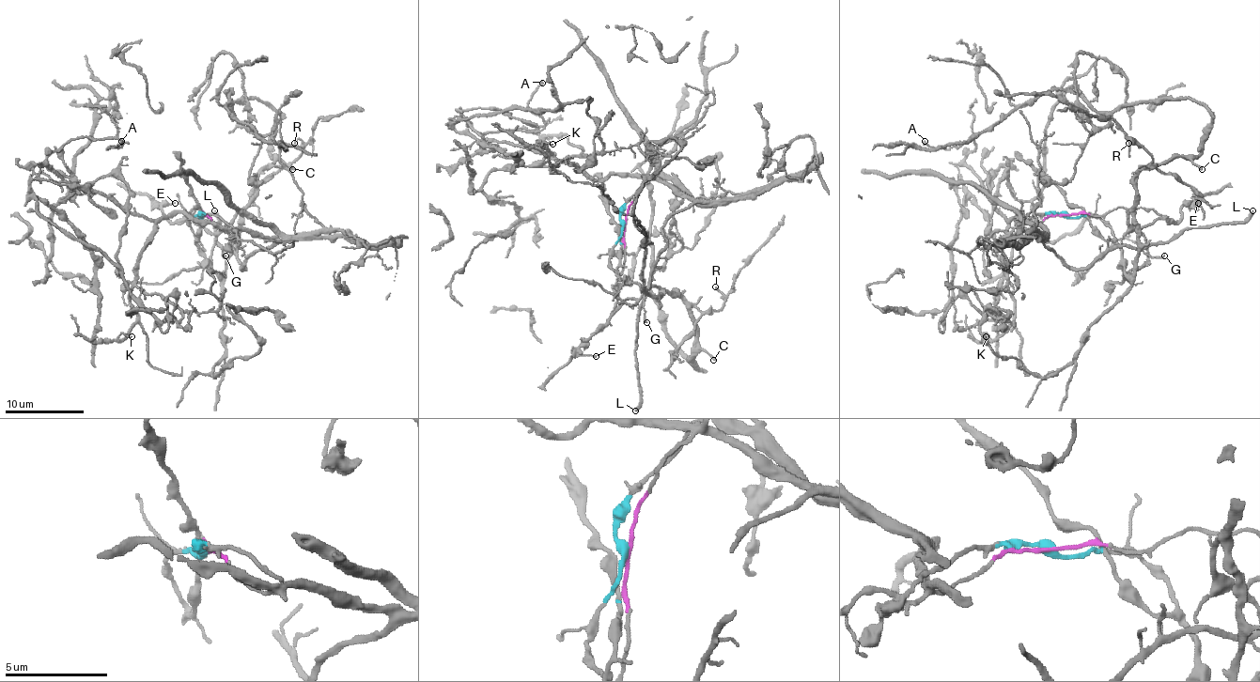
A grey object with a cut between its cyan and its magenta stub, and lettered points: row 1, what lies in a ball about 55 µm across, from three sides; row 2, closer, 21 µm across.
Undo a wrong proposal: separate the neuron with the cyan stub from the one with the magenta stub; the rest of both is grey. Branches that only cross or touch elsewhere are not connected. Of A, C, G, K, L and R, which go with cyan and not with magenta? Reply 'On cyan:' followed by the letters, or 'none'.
On cyan: C, R

